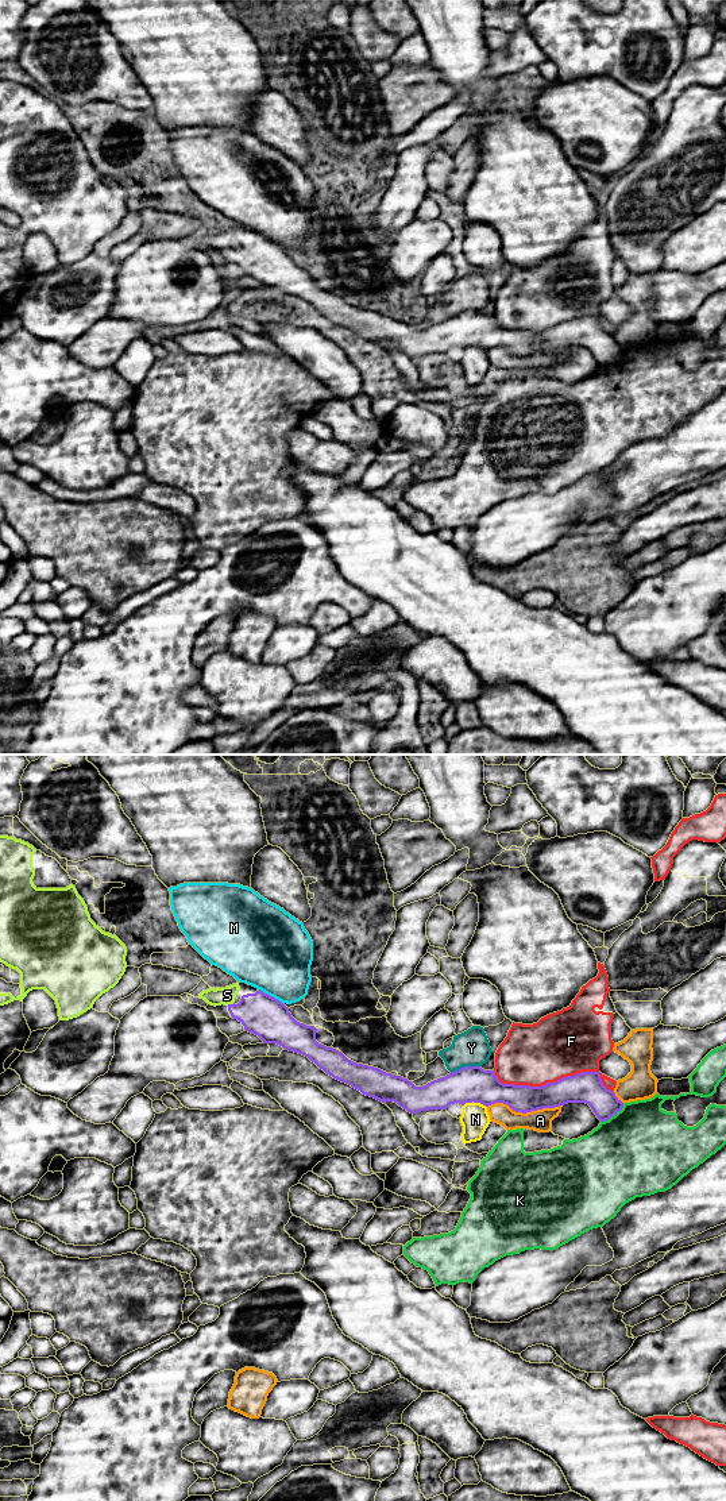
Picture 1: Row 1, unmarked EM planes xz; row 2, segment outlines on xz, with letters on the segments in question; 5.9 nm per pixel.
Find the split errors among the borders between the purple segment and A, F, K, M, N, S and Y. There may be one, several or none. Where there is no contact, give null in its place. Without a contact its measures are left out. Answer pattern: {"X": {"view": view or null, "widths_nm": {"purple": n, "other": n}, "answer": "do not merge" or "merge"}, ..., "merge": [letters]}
{"A": {"view": "xz", "widths_nm": {"purple": 170, "other": 130}, "answer": "do not merge"}, "F": {"view": "xz", "widths_nm": {"purple": 190, "other": 380}, "answer": "do not merge"}, "K": {"view": "xz", "widths_nm": {"purple": 190, "other": 500}, "answer": "do not merge"}, "M": {"view": "xz", "widths_nm": {"purple": 260, "other": 460}, "answer": "do not merge"}, "N": {"view": "xz", "widths_nm": {"purple": 220, "other": 170}, "answer": "do not merge"}, "S": {"view": "xz", "widths_nm": {"purple": 260, "other": 100}, "answer": "merge"}, "Y": {"view": "xz", "widths_nm": {"purple": 220, "other": 220}, "answer": "do not merge"}, "merge": ["S"]}

